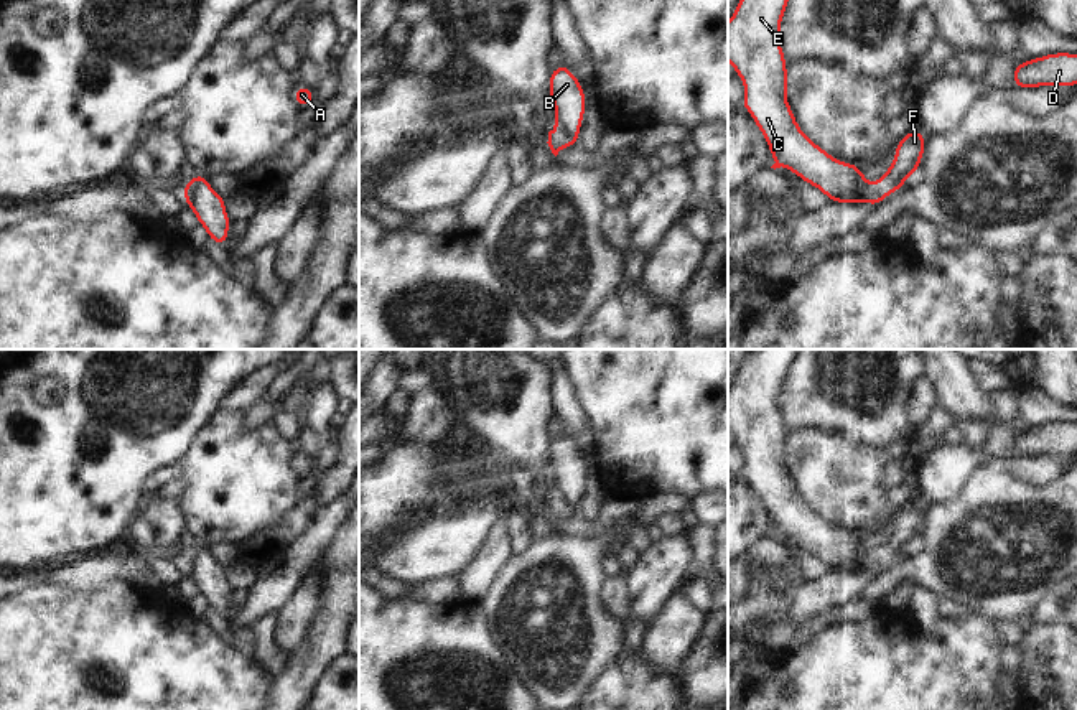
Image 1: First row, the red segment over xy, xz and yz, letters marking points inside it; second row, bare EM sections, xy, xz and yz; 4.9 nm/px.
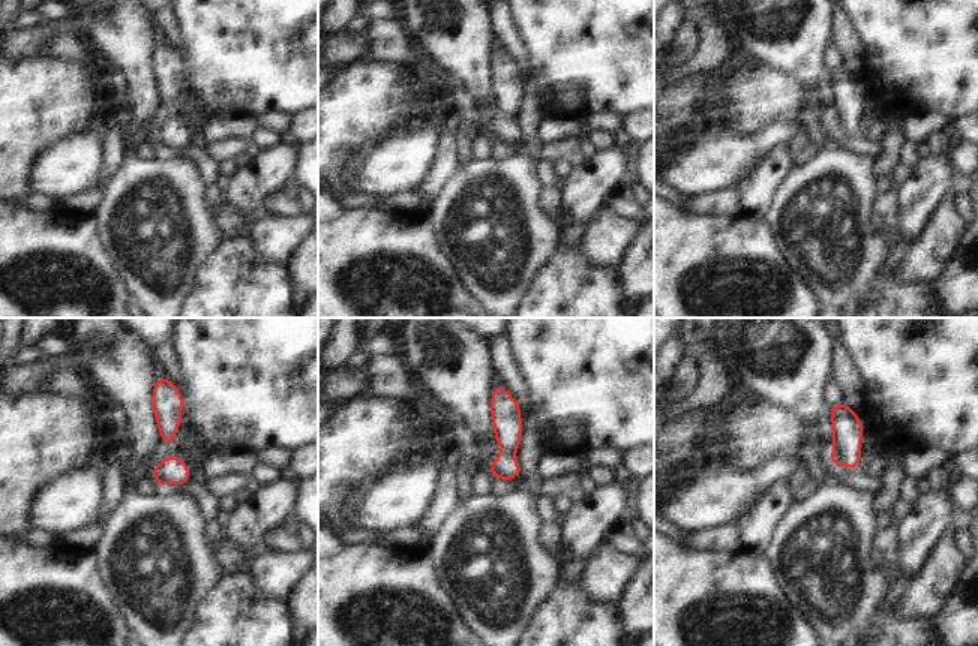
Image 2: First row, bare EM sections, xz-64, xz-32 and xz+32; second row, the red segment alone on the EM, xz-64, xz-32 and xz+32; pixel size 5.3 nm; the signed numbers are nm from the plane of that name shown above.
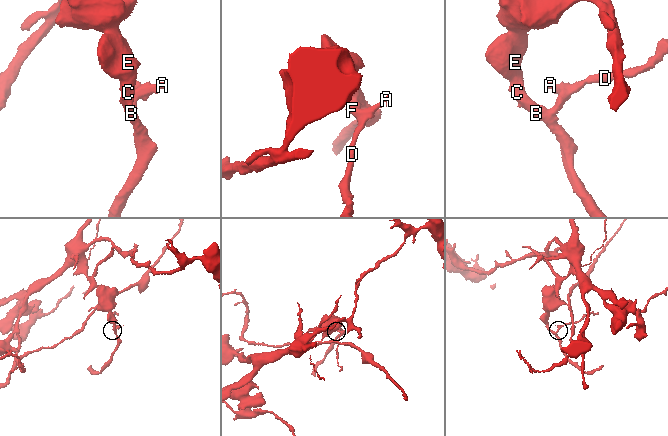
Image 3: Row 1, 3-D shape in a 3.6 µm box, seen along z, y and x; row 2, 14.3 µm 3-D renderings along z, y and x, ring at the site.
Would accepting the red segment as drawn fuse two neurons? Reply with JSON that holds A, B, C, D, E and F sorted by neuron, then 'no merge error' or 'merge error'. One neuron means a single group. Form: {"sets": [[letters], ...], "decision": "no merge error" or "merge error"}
{"sets": [["A", "D", "F"], ["B", "C", "E"]], "decision": "merge error"}

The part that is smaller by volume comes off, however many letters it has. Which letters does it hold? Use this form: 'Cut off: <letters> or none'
Cut off: A, D, F

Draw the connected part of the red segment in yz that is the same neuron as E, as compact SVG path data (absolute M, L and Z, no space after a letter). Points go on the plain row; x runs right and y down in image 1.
M753 349L728 389L728 430L744 453L741 474L764 504L776 530L771 537L787 537L807 554L818 557L832 572L871 572L876 577L886 563L878 558L876 552L868 552L865 540L855 532L838 530L815 514L799 496L787 471L787 430L781 415L781 390L795 354L797 349Z

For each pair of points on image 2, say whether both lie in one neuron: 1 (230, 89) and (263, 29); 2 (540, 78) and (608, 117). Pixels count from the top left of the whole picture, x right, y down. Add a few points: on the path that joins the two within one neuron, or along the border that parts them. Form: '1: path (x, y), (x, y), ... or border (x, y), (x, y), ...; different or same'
1: path (230, 74), (230, 68), (252, 44); same
2: border (584, 116), (617, 111), (623, 117); different

